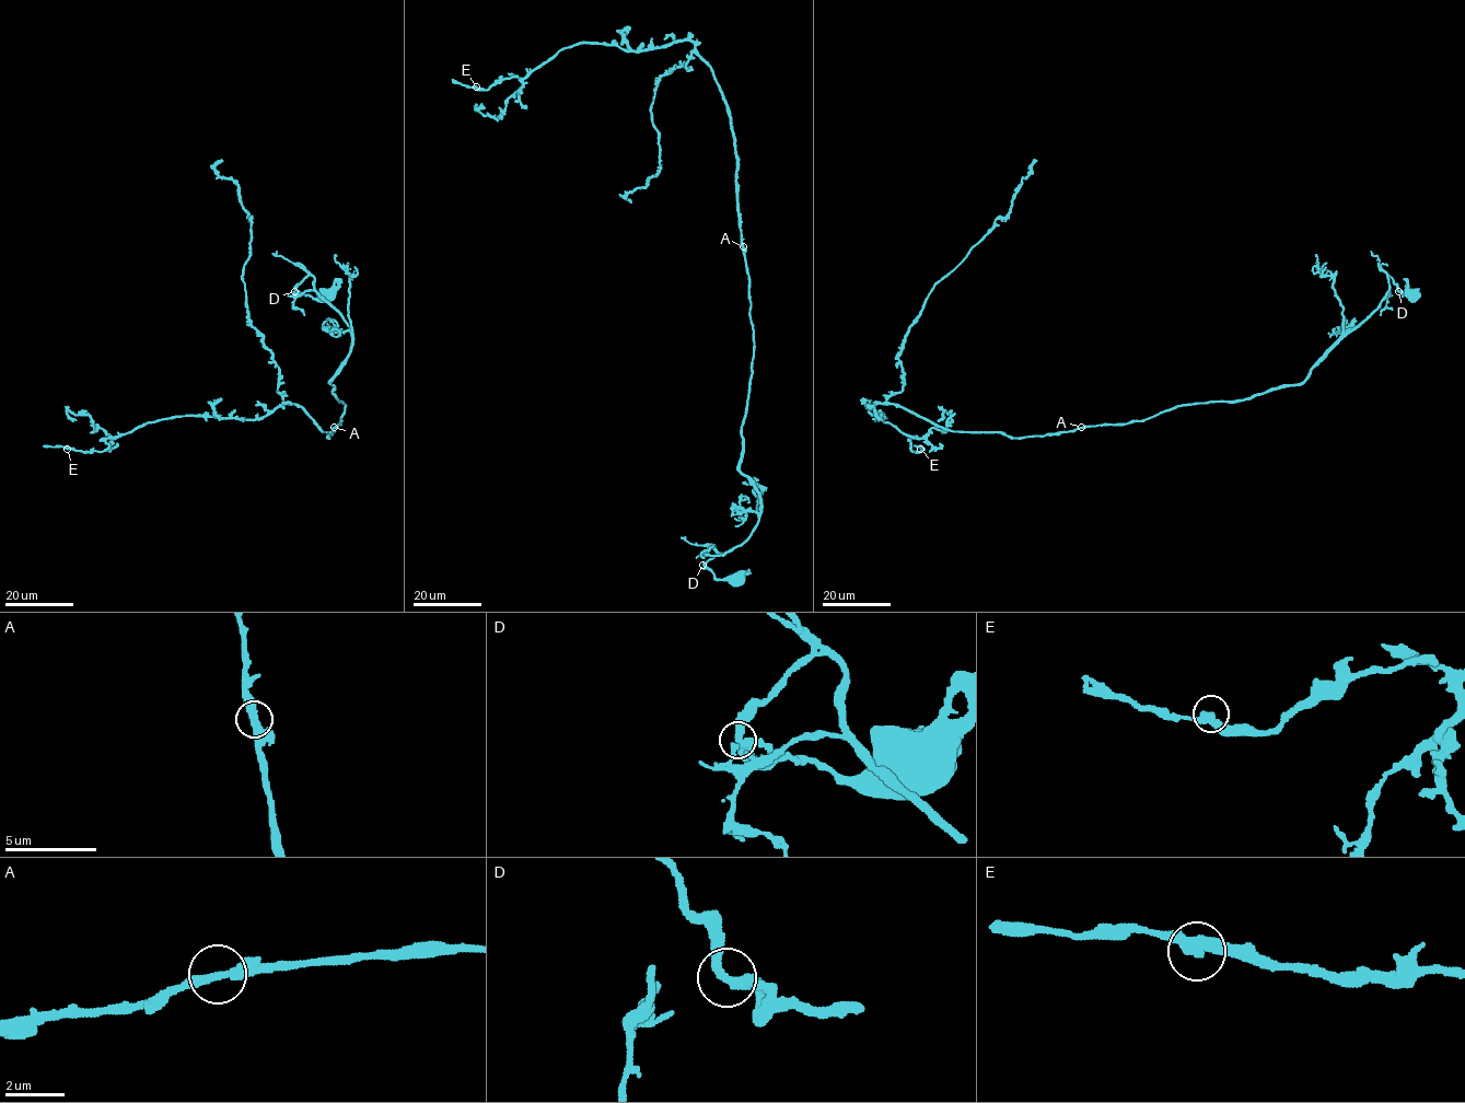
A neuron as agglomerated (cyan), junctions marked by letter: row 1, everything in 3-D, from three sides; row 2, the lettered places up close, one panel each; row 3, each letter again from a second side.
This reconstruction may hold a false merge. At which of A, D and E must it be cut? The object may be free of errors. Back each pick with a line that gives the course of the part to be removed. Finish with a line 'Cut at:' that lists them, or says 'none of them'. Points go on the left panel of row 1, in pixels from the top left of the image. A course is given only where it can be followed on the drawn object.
Cut at: none of them

